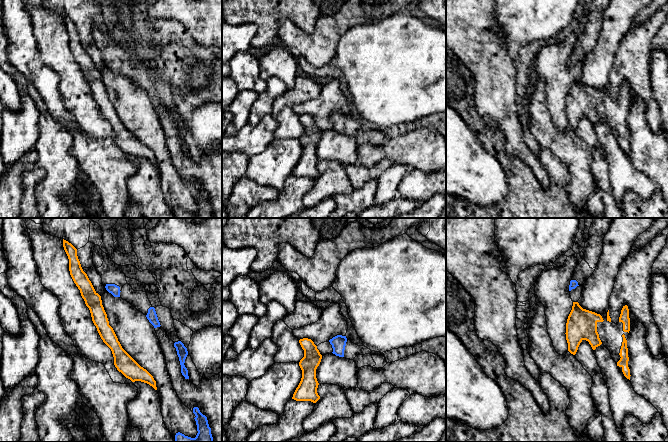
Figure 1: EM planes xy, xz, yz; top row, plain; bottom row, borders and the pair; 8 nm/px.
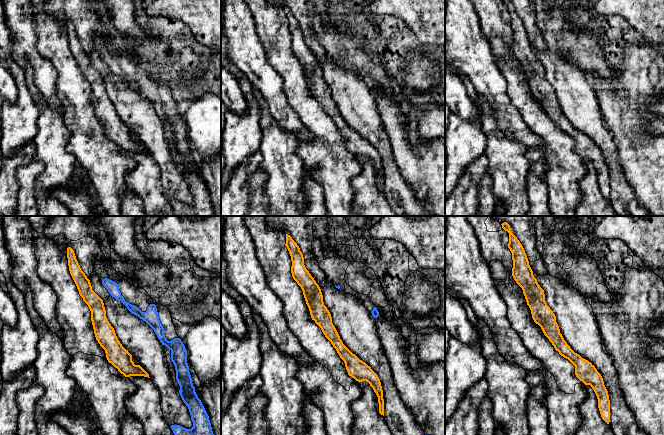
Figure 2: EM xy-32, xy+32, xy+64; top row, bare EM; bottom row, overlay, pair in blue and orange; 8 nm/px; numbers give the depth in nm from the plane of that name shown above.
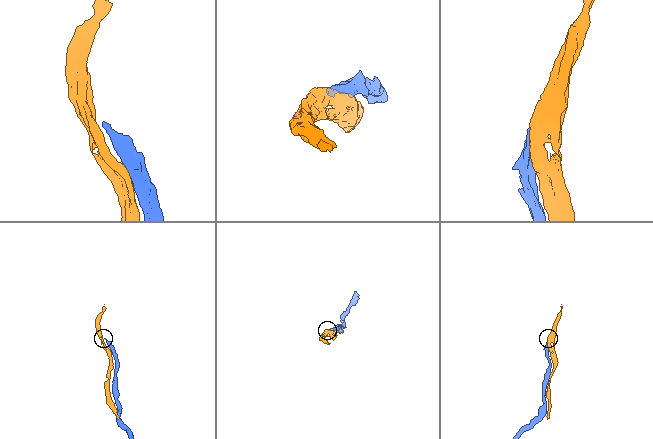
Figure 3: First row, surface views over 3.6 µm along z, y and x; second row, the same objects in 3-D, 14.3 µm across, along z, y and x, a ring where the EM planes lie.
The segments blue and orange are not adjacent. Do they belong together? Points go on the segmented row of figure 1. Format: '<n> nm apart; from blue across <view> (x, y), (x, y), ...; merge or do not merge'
70 nm apart; from blue across xy (106, 289), (99, 295); do not merge

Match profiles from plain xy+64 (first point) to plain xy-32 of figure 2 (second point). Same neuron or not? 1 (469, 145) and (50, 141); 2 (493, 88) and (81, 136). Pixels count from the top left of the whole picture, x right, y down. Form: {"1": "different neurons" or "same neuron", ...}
{"1": "different neurons", "2": "different neurons"}

